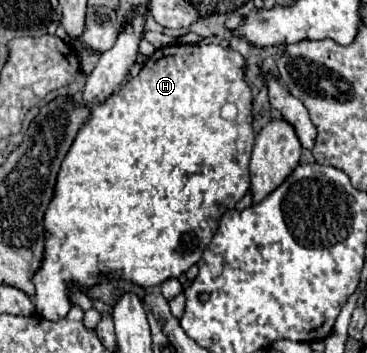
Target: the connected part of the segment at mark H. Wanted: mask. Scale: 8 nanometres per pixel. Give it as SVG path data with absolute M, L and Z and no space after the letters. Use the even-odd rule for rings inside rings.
M173 44L173 46L165 46L153 52L153 56L147 58L147 62L143 64L141 72L127 80L125 86L121 86L121 90L117 94L111 94L111 98L107 98L103 104L95 106L91 118L81 126L71 150L67 152L59 176L57 176L57 184L55 184L55 194L53 200L49 204L49 210L45 214L45 228L49 232L49 238L45 242L45 260L39 268L39 272L33 276L33 284L35 284L35 308L37 314L47 318L47 320L61 320L67 316L69 308L73 306L67 292L69 292L69 282L73 282L77 288L89 288L95 282L95 276L101 274L111 274L115 278L123 278L123 280L131 280L143 288L151 288L151 286L159 286L161 282L165 282L167 278L179 278L183 272L187 272L187 268L191 268L193 264L197 264L203 256L203 250L209 246L215 228L219 226L219 218L223 216L223 212L227 212L229 208L235 208L235 204L249 192L251 188L251 178L249 178L249 158L251 158L251 144L255 144L255 132L253 132L253 96L249 94L249 86L245 82L245 60L239 52L219 46L219 44ZM233 102L237 106L237 116L235 120L227 120L221 116L221 108Z

